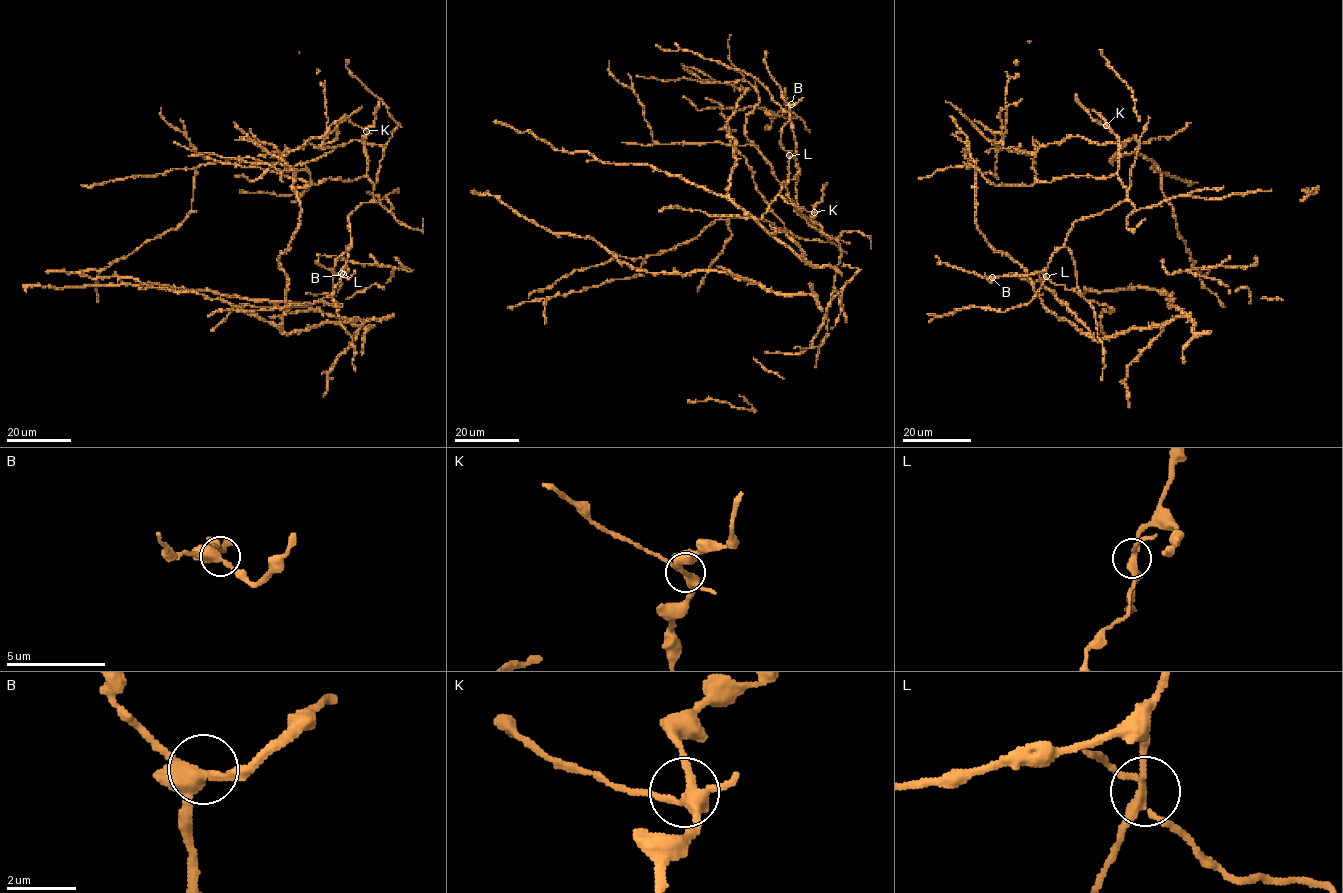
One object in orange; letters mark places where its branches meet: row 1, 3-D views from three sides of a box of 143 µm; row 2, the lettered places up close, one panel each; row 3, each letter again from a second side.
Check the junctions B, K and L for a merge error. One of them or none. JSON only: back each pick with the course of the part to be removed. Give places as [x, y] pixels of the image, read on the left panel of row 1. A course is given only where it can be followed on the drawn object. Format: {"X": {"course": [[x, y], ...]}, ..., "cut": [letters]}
{"L": {"course": [[340, 273], [341, 284], [337, 292]]}, "cut": ["L"]}

